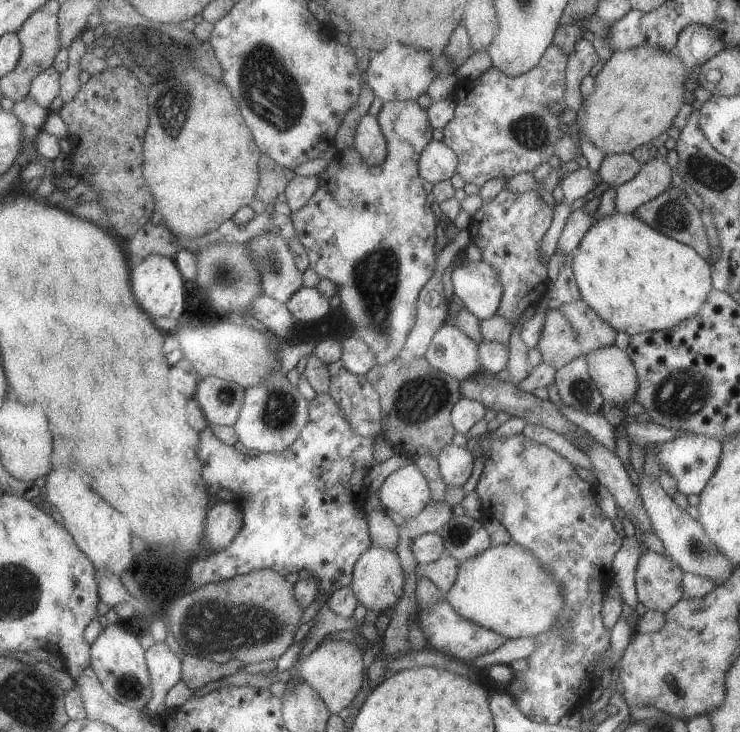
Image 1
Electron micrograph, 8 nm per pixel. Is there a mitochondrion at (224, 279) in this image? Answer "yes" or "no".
yes

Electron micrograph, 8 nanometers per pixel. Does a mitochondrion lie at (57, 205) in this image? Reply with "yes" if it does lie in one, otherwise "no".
no

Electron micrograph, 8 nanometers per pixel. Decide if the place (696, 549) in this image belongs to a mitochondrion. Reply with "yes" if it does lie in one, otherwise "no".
yes

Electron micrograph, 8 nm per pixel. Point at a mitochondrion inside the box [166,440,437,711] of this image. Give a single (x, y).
(207, 626)

